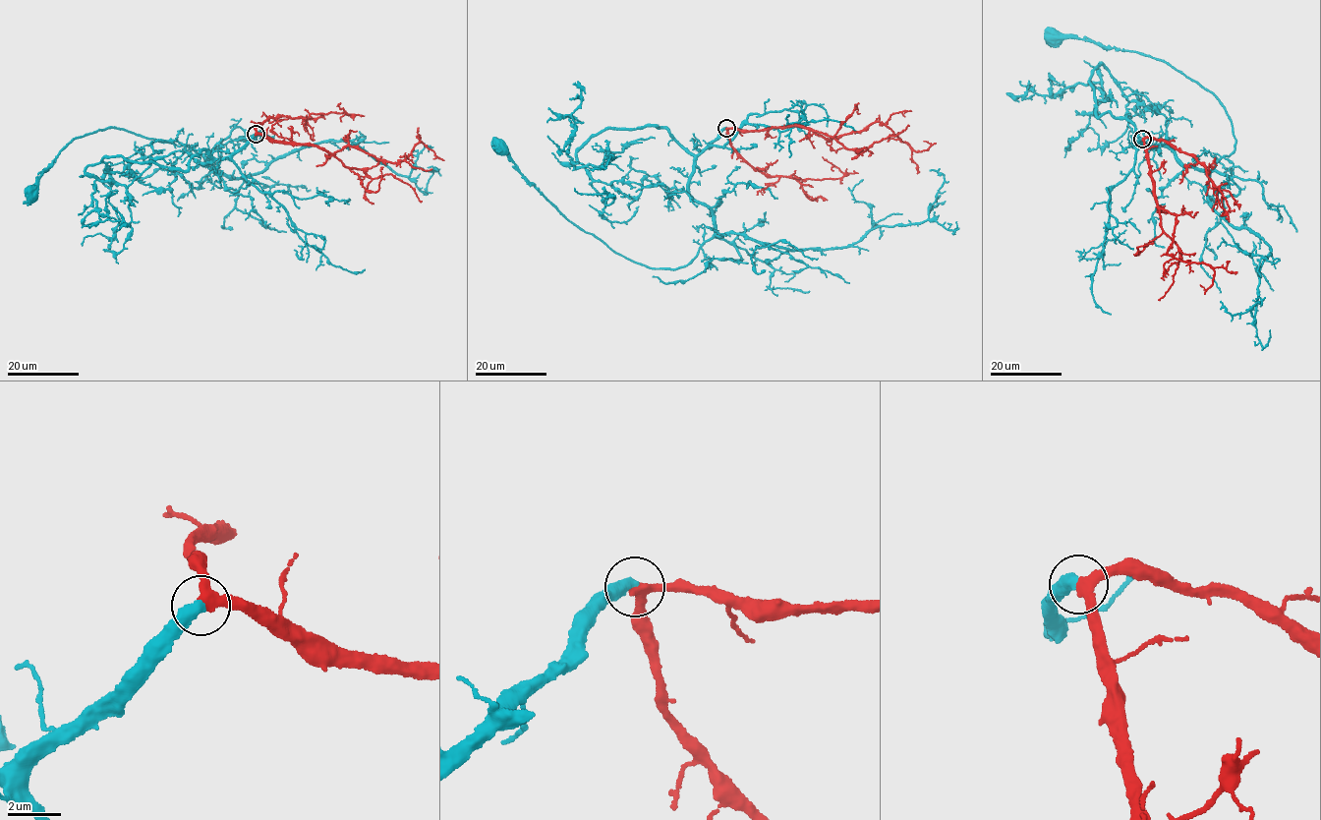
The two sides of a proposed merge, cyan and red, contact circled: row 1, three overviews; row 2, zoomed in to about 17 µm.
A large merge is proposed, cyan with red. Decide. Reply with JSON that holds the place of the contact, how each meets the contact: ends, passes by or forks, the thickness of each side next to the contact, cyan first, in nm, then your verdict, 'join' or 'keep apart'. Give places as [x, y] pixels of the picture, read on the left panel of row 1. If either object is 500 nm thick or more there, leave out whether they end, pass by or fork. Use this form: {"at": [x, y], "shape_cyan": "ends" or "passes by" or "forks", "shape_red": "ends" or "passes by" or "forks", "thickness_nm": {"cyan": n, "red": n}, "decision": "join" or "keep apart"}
{"at": [256, 134], "shape_cyan": "ends", "shape_red": "passes by", "thickness_nm": {"cyan": 440, "red": 320}, "decision": "join"}

